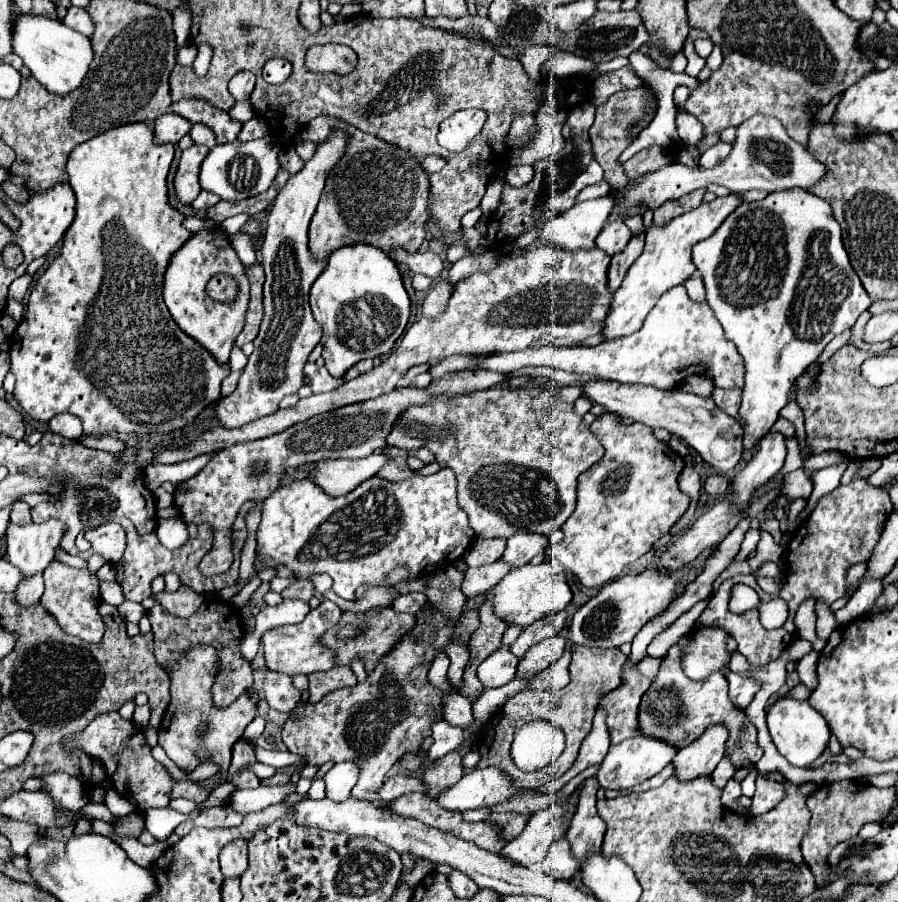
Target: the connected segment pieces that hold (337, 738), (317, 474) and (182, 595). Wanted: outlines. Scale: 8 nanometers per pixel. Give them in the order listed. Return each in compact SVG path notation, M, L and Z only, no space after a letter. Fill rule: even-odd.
M438 612L432 616L432 622L418 620L416 628L368 674L366 682L334 690L316 704L300 700L282 728L282 742L290 752L302 752L312 766L356 760L360 778L352 796L360 800L378 800L378 788L386 772L402 754L420 750L420 742L430 736L430 714L434 710L440 714L442 694L428 682L426 672L436 650L446 648L450 634L452 630Z
M374 452L358 460L324 460L316 462L310 478L314 478L314 482L322 486L322 490L330 496L342 496L364 480L376 476L378 470L388 462L390 456L386 452Z
M182 586L178 592L160 592L154 594L158 604L162 604L168 612L181 618L189 618L198 610L198 606L204 602L204 596L194 592L188 586Z

